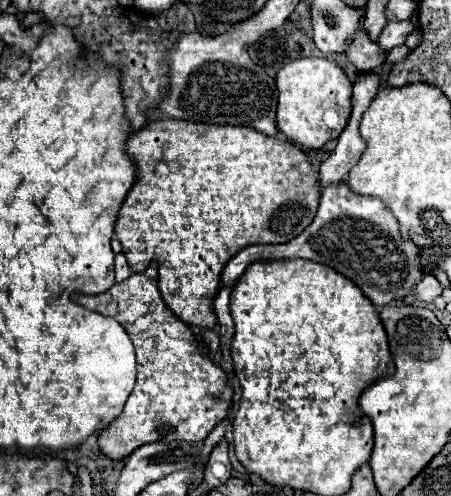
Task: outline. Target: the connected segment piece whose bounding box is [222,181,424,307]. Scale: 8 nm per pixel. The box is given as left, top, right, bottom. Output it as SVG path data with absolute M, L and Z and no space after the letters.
M344 181L336 183L336 187L322 189L316 219L296 239L284 245L250 245L238 251L236 257L226 263L222 271L222 283L234 283L254 261L292 257L310 259L336 269L344 277L352 279L376 307L402 301L424 277L420 267L420 249L416 243L400 235L400 223L396 223L396 217L384 207L380 199L356 195Z

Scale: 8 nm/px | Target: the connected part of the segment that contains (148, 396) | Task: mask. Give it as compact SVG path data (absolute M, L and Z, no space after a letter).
M150 263L144 273L132 273L106 293L74 293L72 299L92 311L118 319L136 347L138 381L124 411L98 437L104 455L122 461L140 445L154 441L198 443L226 419L234 395L228 377L220 365L198 349L198 341L188 325L168 311L158 291L158 263Z

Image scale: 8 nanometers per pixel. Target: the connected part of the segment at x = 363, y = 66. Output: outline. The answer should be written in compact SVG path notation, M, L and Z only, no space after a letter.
M360 29L354 37L354 41L350 43L348 51L346 51L348 59L360 69L360 71L372 71L376 67L380 67L386 61L388 51L380 51L380 45L372 43L366 35L364 29Z

